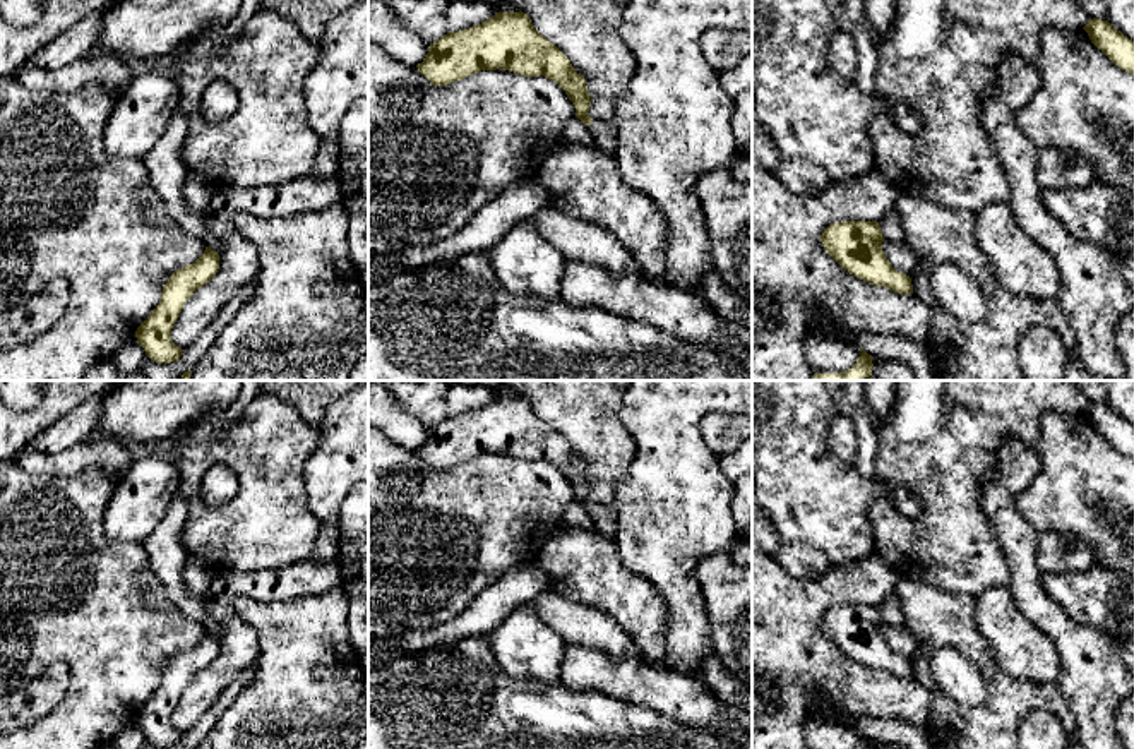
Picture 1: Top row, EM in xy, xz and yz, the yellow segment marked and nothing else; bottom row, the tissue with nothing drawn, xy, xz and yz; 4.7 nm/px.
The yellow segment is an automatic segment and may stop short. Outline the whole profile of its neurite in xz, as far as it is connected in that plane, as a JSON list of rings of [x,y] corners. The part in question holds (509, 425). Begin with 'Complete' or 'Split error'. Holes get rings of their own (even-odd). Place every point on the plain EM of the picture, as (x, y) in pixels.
Split error. [[[521,394],[495,396],[493,401],[478,410],[444,418],[435,427],[430,427],[428,437],[416,451],[418,456],[423,458],[433,470],[447,470],[471,458],[497,452],[526,461],[545,459],[546,463],[555,464],[565,475],[576,492],[576,500],[589,512],[594,524],[593,530],[608,538],[617,536],[618,523],[613,507],[593,504],[588,499],[591,480],[588,476],[584,459],[576,456],[570,444],[553,427],[541,420],[531,408],[528,398]]]

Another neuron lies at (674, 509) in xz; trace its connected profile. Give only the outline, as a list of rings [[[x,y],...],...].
[[[630,380],[618,416],[636,442],[627,478],[617,485],[615,516],[622,566],[648,579],[666,603],[666,653],[663,665],[699,679],[711,655],[709,617],[695,578],[699,562],[716,552],[730,552],[737,542],[733,521],[733,482],[719,470],[714,452],[702,439],[702,418],[713,411],[752,416],[752,380]]]

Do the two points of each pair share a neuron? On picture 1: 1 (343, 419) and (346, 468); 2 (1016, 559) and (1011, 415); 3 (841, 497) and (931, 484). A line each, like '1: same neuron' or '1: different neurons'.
1: same neuron
2: different neurons
3: different neurons

